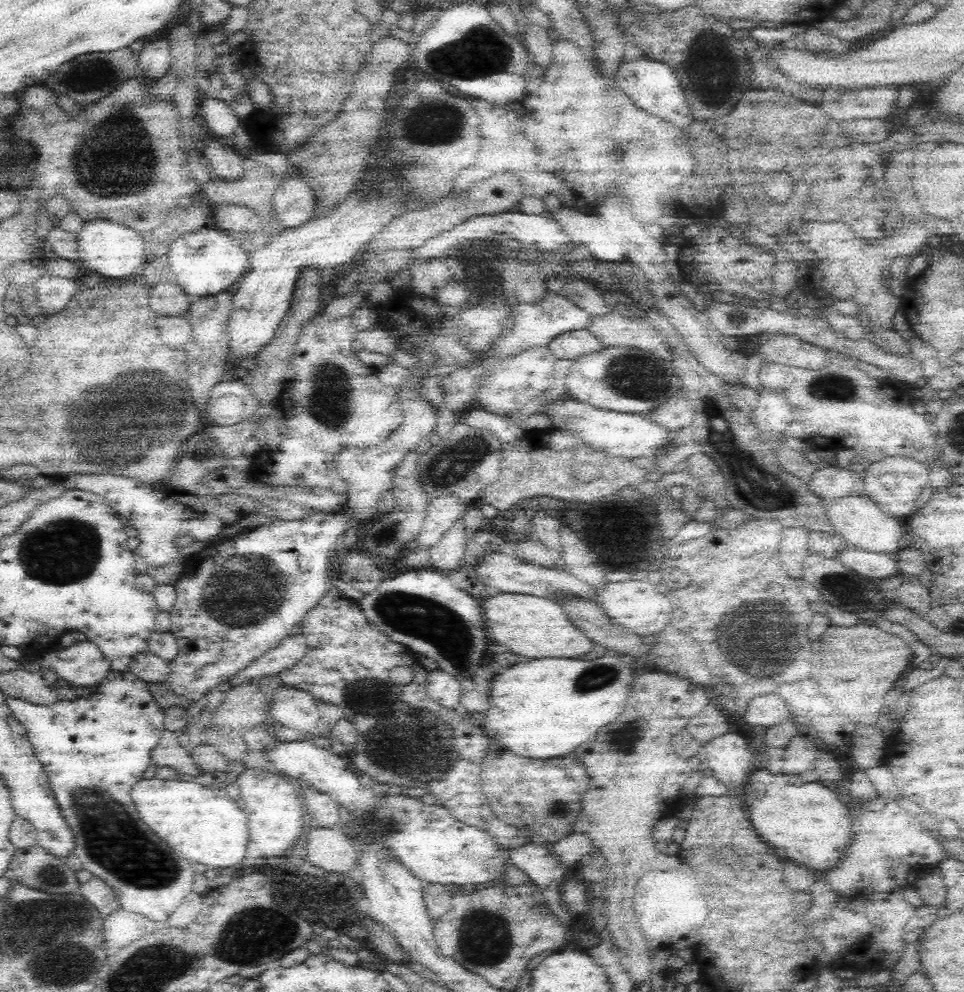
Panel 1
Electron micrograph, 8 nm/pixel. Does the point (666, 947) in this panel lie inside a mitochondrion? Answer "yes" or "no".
no

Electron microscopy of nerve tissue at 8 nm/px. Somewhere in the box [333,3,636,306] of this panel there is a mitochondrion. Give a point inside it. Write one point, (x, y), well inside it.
(481, 50)

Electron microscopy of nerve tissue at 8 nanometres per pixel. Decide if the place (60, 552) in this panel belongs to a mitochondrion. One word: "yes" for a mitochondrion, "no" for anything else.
yes

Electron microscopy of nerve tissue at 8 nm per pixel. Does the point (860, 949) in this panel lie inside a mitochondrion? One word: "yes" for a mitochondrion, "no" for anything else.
no

